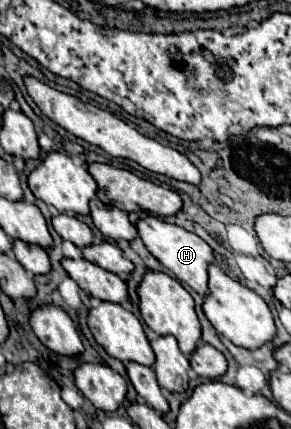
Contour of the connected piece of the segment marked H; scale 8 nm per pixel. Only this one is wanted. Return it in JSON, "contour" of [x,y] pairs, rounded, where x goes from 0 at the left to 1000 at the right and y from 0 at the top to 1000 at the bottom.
{"contour":[[[505,499],[498,508],[478,508],[471,513],[471,541],[491,559],[491,569],[505,573],[505,583],[567,620],[581,625],[608,653],[649,662],[677,685],[704,690],[711,681],[711,615],[732,606],[732,583],[725,573],[691,559],[677,545],[608,527],[608,522],[588,522],[588,517],[567,517],[526,499]]]}

